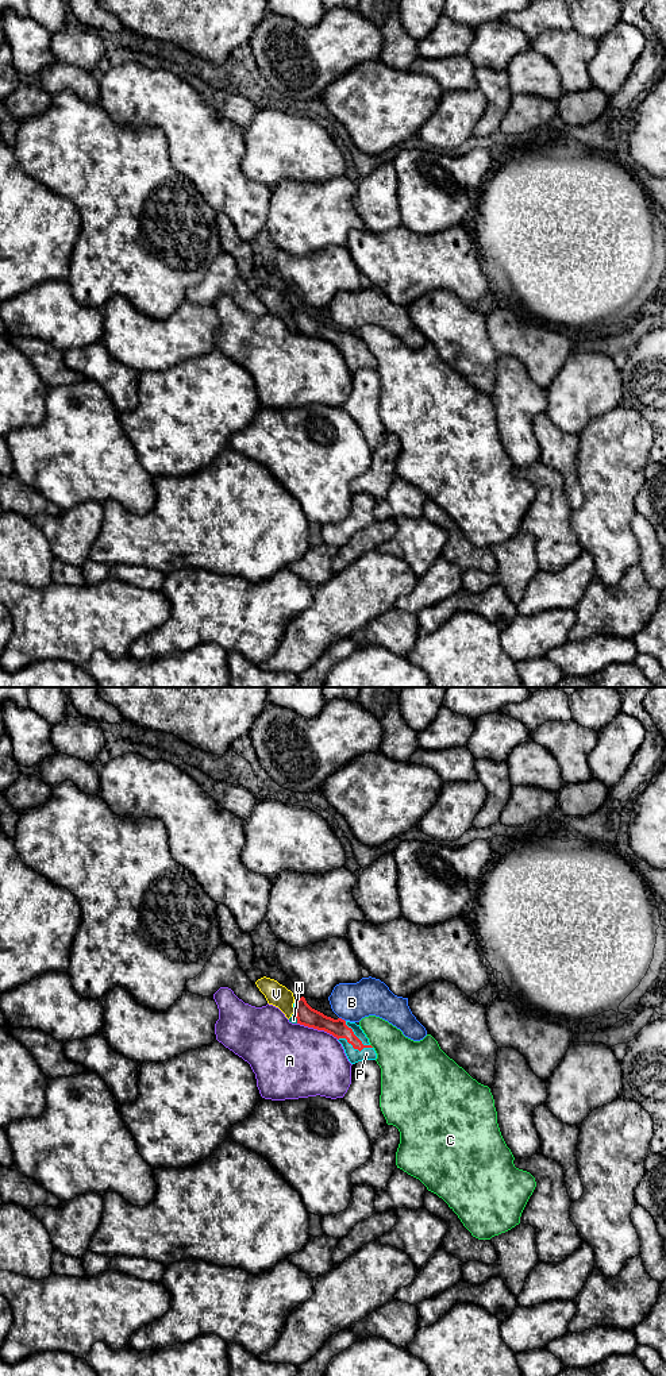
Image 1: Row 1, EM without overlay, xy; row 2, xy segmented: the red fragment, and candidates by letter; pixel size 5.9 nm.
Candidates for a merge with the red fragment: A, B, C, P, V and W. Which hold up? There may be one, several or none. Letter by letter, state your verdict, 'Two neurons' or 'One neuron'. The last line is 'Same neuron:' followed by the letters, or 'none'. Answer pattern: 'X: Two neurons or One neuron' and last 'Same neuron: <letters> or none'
A: Two neurons
B: Two neurons
C: Two neurons
P: One neuron
V: Two neurons
W: Two neurons
Same neuron: P

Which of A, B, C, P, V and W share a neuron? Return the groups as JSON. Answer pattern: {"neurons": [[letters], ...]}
{"neurons": [["A"], ["B"], ["C"], ["P"], ["V", "W"]]}

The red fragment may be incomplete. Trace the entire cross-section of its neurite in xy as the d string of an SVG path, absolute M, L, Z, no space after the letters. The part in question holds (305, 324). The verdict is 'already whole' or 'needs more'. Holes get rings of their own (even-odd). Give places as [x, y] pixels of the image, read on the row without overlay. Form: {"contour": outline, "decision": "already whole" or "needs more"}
{"contour": "M304 305L294 308L293 316L297 332L317 339L324 339L336 346L351 373L362 369L377 367L377 362L370 354L369 347L355 331L327 325L323 321L312 317Z", "decision": "needs more"}

